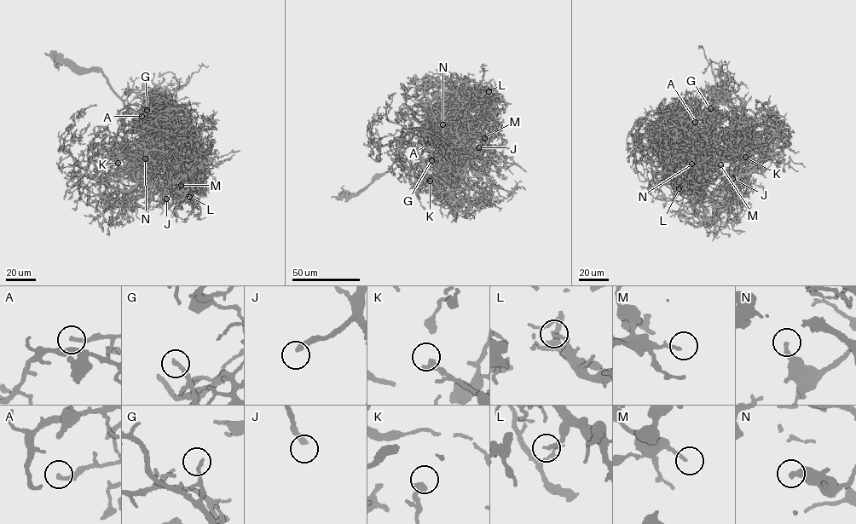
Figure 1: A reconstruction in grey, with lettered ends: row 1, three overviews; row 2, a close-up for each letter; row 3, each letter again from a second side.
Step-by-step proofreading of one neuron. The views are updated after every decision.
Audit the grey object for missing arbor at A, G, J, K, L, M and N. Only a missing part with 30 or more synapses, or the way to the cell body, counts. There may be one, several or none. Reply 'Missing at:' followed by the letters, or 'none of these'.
Missing at: A, G, J

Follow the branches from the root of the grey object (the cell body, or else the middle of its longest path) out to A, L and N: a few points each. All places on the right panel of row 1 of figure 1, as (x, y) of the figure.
A: (704, 161), (696, 161), (708, 148), (706, 144), (714, 134), (710, 131), (706, 135), (702, 134), (695, 122)
L: (704, 161), (694, 162), (686, 171), (686, 152), (683, 166), (679, 169), (679, 188)
N: (704, 161), (694, 162), (690, 170), (685, 170), (690, 172), (695, 169), (691, 164)

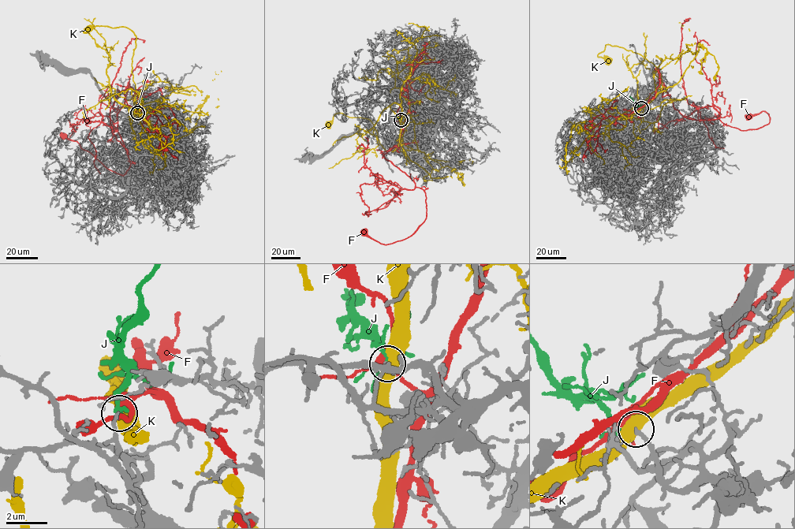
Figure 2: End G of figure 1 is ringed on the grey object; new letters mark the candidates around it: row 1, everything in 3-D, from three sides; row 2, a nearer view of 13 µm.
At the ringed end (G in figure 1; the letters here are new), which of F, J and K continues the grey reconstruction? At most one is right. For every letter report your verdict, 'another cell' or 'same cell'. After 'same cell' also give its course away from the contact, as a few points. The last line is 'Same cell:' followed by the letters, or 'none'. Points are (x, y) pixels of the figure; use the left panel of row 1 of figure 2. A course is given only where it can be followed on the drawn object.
F: another cell
J: same cell | via (137, 113), (139, 102), (142, 99), (147, 98)
K: another cell
Same cell: J

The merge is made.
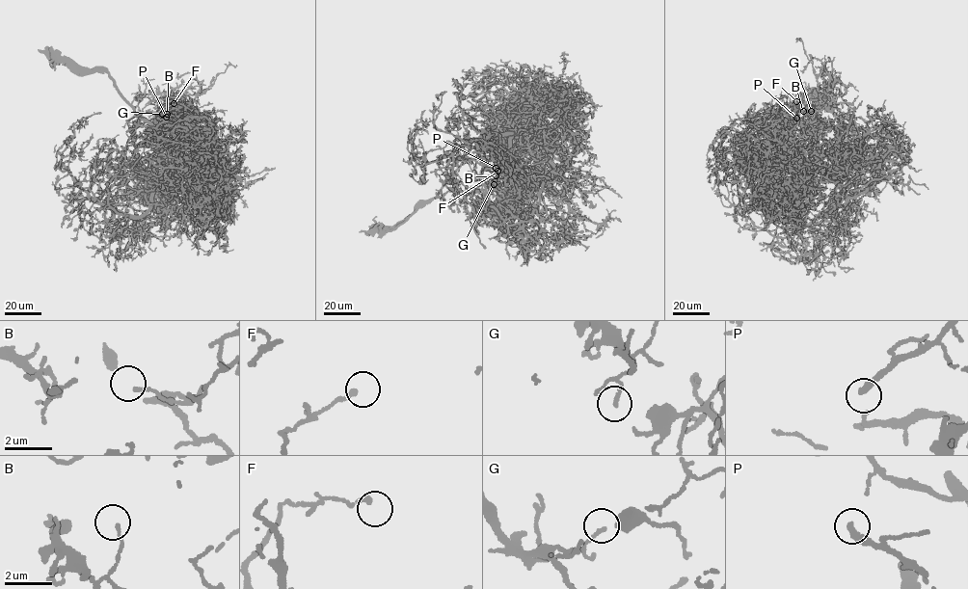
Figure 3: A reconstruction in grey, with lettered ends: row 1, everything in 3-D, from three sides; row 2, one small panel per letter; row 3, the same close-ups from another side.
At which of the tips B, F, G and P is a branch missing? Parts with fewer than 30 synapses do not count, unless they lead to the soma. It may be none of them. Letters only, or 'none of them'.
P

